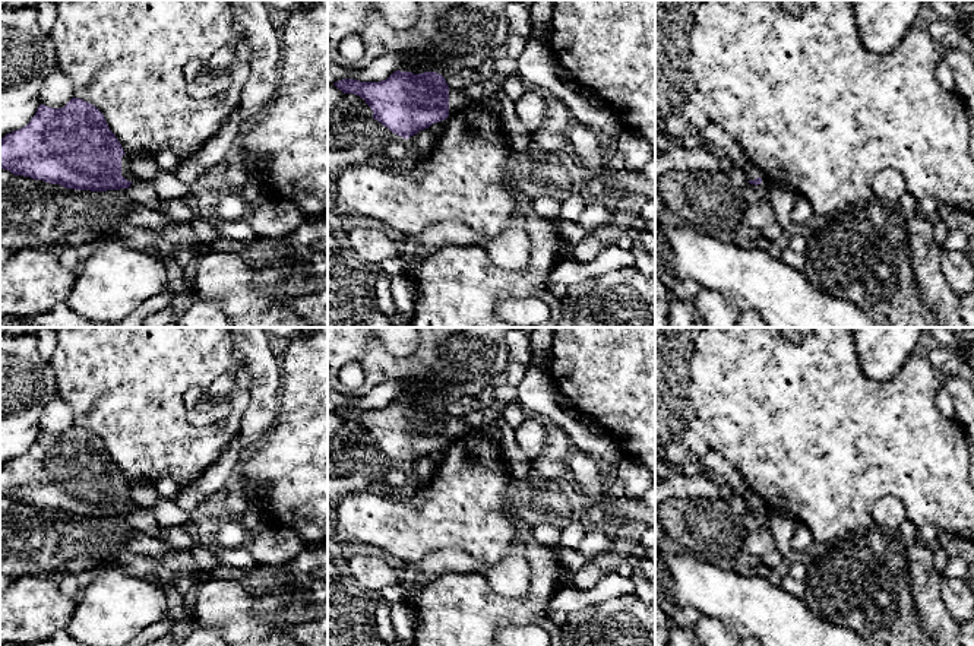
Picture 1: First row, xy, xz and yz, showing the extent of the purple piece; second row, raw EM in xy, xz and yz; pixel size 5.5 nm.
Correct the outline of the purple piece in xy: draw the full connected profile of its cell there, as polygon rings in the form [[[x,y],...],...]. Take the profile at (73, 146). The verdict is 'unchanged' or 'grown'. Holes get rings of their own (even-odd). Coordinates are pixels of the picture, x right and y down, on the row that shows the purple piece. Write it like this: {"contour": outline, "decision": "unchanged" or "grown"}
{"contour": [[[72,98],[63,108],[41,104],[31,121],[0,139],[0,168],[66,189],[129,189],[133,172],[104,114]]], "decision": "grown"}

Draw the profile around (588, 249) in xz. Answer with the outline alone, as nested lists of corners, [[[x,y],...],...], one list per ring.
[[[592,231],[579,244],[570,247],[569,259],[579,263],[586,263],[594,260],[603,251],[603,248],[604,248],[604,244]]]

